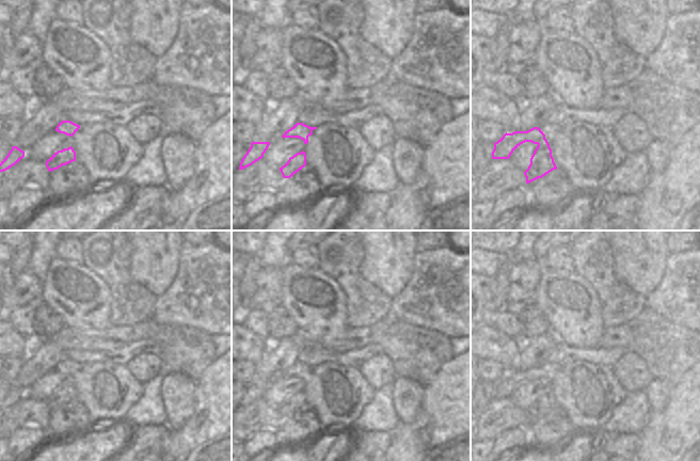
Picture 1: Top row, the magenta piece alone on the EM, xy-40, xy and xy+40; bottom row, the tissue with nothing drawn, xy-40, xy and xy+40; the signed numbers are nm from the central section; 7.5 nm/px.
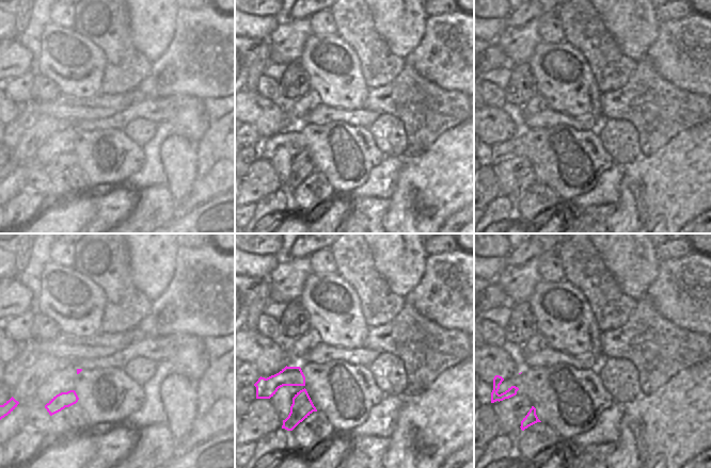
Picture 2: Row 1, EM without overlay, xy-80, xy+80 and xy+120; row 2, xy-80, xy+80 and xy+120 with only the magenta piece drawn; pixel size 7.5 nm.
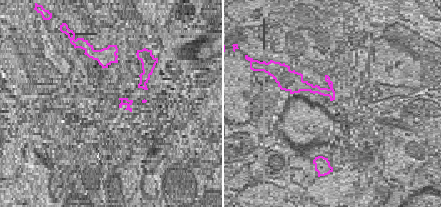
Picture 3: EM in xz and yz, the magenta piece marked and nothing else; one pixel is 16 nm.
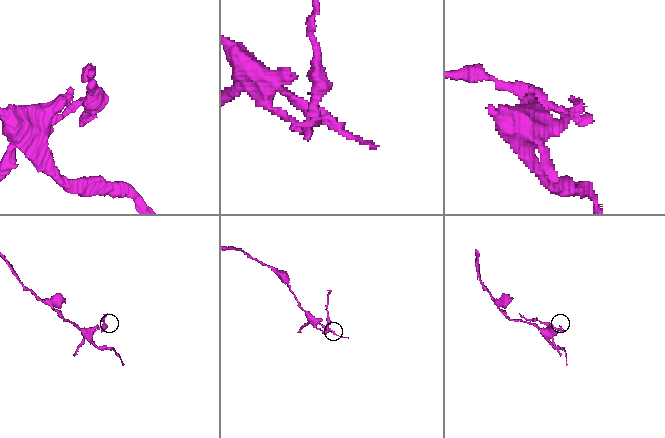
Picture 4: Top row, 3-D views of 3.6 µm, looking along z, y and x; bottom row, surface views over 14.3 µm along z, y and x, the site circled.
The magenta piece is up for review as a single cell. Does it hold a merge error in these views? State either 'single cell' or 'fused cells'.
fused cells

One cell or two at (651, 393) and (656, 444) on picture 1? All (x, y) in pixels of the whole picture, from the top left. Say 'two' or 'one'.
two

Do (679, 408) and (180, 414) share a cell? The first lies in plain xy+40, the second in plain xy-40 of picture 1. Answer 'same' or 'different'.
different

